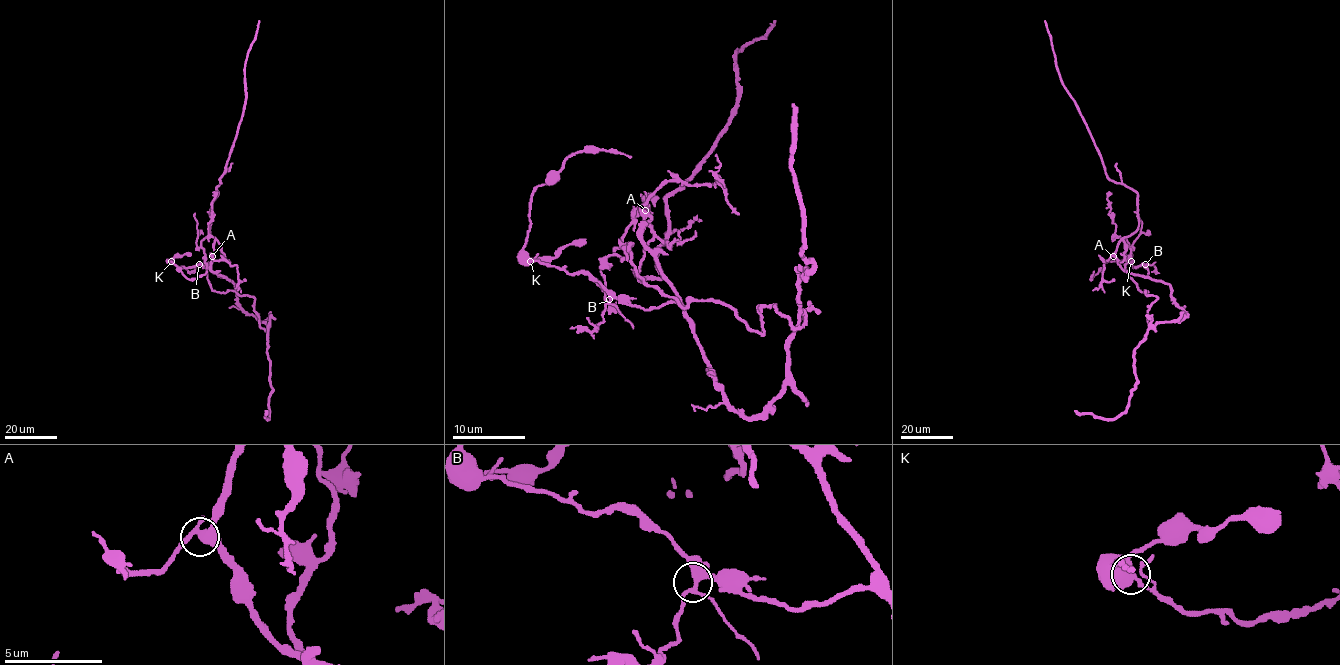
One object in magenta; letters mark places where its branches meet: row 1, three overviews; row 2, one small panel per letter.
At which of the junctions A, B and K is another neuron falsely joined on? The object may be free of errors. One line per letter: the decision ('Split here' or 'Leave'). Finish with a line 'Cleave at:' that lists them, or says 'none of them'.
A: Leave
B: Leave
K: Split here
Cleave at: K

